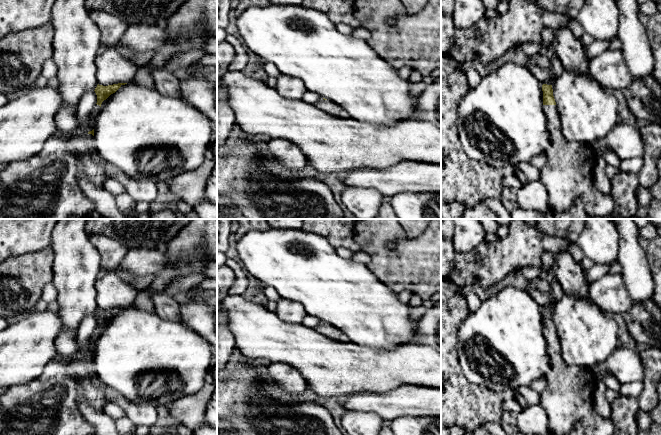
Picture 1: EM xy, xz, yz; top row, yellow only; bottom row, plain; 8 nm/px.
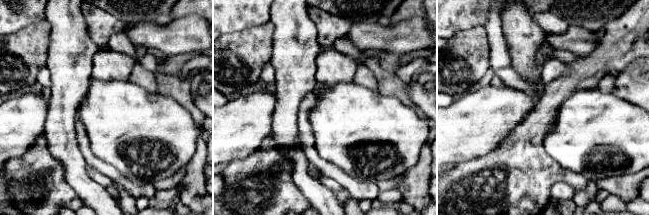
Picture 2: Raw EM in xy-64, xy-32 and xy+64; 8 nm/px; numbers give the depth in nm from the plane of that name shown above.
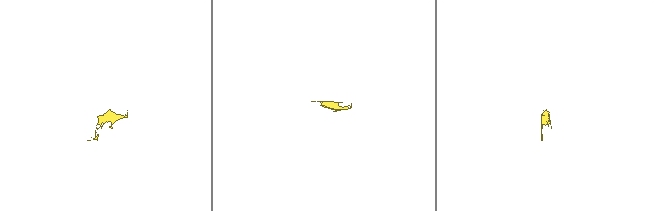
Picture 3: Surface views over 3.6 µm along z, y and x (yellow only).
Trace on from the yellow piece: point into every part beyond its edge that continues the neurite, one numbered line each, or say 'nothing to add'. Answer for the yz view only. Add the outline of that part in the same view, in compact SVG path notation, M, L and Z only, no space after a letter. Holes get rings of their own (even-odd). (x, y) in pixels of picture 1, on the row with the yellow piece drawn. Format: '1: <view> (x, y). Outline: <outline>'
1: yz (568, 173). Outline: M544 105L544 112L547 118L547 126L550 132L551 146L546 151L546 162L540 170L540 180L547 189L549 195L549 211L564 212L567 211L577 198L582 200L582 204L588 216L607 216L614 212L614 201L610 194L603 194L594 184L594 169L598 156L592 146L581 142L571 142L563 137L561 120L558 115L556 105Z

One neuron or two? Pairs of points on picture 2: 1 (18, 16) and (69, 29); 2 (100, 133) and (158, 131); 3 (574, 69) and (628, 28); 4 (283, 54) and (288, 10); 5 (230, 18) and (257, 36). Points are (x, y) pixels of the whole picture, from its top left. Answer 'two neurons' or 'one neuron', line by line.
1: two neurons
2: one neuron
3: one neuron
4: one neuron
5: two neurons

